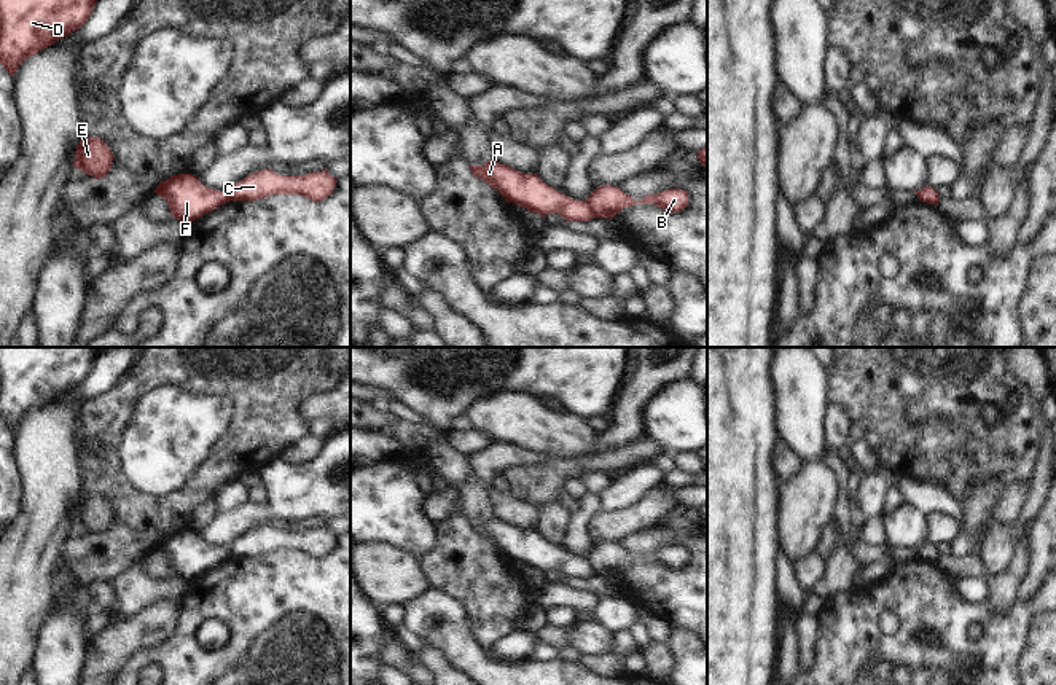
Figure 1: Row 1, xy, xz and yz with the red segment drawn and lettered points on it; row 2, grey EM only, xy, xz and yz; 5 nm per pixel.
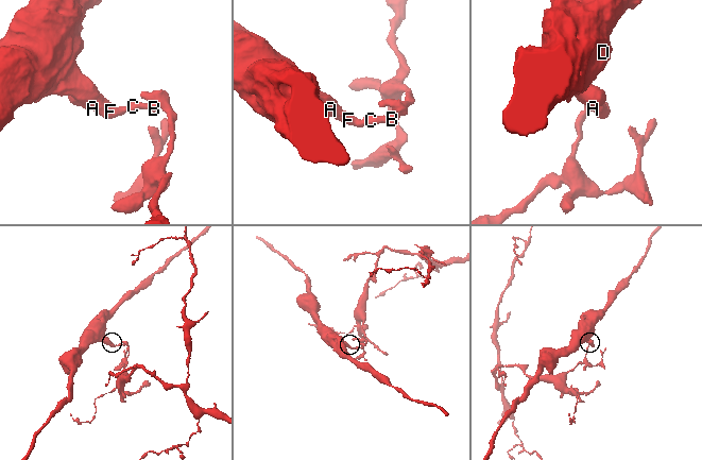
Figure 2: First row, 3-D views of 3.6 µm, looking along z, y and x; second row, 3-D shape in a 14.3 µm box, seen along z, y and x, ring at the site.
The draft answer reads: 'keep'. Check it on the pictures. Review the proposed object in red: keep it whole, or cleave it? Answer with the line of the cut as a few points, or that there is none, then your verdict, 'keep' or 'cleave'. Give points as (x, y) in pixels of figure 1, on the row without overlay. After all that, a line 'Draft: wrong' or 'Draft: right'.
xz (585, 558), (594, 574) | cleave
Draft: wrong

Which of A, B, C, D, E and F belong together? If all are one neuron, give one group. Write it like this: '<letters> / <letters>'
A D E F / B C

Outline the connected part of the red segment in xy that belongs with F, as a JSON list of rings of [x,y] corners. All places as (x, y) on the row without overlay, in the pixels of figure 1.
[[[191,530],[172,532],[153,550],[167,559],[175,577],[186,581],[231,558],[229,548],[210,546]]]

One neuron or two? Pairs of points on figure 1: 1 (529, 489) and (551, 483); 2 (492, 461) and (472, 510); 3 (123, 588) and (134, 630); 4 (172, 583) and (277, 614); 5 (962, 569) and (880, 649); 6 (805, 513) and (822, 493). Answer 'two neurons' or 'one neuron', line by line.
1: one neuron
2: one neuron
3: two neurons
4: two neurons
5: two neurons
6: one neuron

